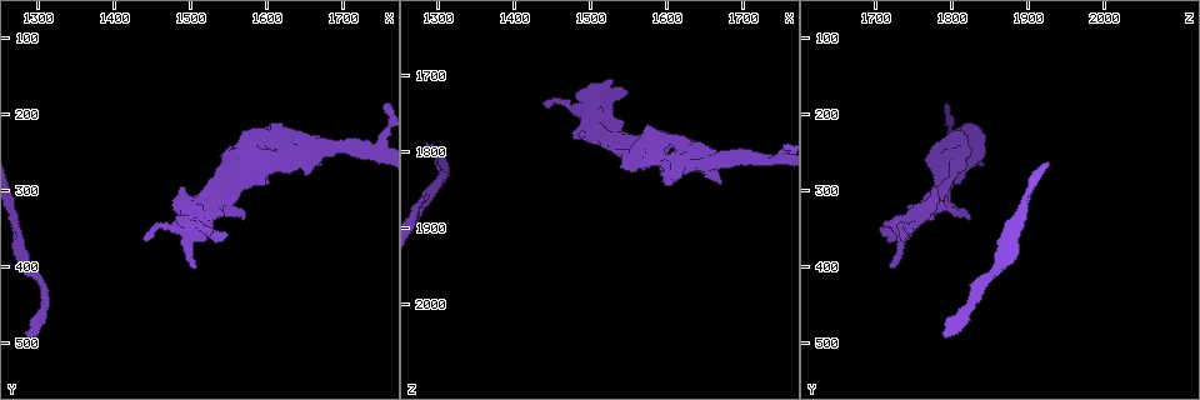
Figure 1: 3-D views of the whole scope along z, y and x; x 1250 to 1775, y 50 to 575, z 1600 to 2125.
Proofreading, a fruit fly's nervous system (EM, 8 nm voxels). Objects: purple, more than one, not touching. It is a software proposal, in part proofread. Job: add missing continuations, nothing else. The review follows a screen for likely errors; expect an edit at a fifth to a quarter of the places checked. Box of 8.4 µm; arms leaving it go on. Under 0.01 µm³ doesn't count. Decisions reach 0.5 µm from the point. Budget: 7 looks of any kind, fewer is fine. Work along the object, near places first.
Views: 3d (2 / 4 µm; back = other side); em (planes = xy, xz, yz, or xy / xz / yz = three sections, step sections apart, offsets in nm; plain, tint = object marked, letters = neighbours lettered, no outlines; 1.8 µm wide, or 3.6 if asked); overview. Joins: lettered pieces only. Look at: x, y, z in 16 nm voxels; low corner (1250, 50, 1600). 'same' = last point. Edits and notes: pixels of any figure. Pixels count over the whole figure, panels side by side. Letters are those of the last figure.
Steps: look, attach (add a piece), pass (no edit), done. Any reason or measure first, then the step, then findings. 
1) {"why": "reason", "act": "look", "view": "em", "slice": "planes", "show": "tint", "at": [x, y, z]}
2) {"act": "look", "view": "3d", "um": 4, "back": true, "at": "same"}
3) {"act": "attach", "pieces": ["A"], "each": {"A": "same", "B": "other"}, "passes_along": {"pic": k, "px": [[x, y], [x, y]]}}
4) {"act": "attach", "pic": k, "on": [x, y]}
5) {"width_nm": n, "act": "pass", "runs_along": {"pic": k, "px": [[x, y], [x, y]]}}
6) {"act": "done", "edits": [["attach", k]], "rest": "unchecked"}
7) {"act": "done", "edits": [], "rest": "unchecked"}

{"why": "an open end", "act": "look", "view": "em", "um": 3.6, "slice": "xy", "step": 4, "show": "tint", "at": [1670, 265, 1835]}

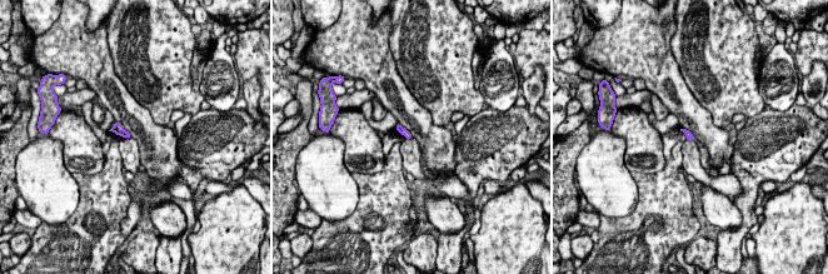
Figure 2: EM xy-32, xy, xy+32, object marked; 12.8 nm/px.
{"why": "another direction", "act": "look", "view": "em", "um": 3.6, "slice": "planes", "show": "letters", "at": "same"}

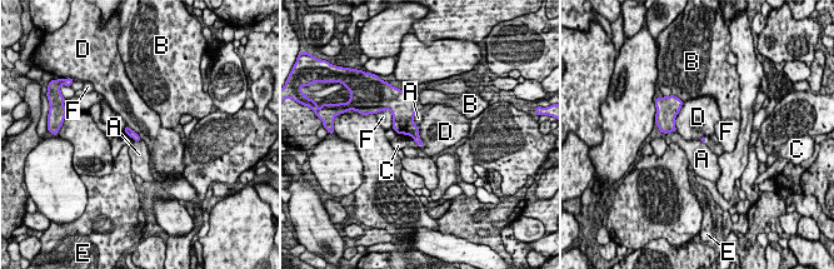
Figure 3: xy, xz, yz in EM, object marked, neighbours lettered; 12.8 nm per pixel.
{"act": "pass", "each": {"A": "other", "B": "other", "C": "other", "D": "other", "E": "other", "F": "other"}, "border": {"pic": 3, "px": [[683, 103], [674, 120], [675, 131]]}, "found": "none of them fits"}

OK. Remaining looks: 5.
{"act": "look", "view": "em", "um": 3.6, "slice": "yz", "step": 16, "show": "letters", "at": [1510, 350, 1710]}

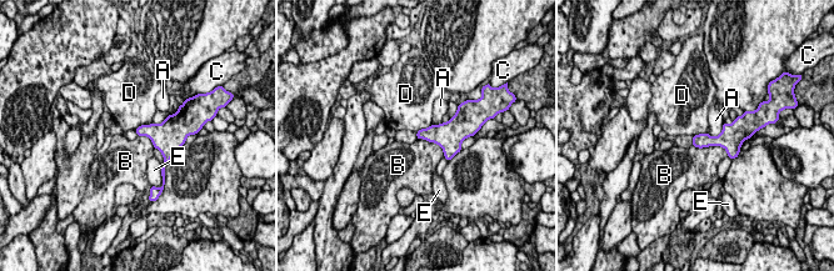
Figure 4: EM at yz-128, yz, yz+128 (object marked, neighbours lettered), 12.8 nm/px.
{"act": "look", "view": "em", "um": 3.6, "slice": "xy", "step": 16, "show": "letters", "at": "same"}

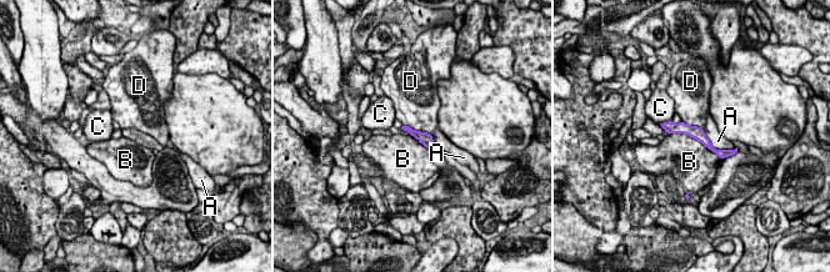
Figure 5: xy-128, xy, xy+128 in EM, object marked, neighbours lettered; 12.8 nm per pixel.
{"act": "pass", "each": {"A": "other", "B": "other", "C": "other", "D": "other"}, "border": {"pic": 5, "px": [[666, 132], [684, 132], [721, 159]]}, "found": "none of them fits"}

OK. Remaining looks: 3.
{"why": "branch stops here", "act": "look", "view": "3d", "um": 2, "at": [1285, 495, 1790]}

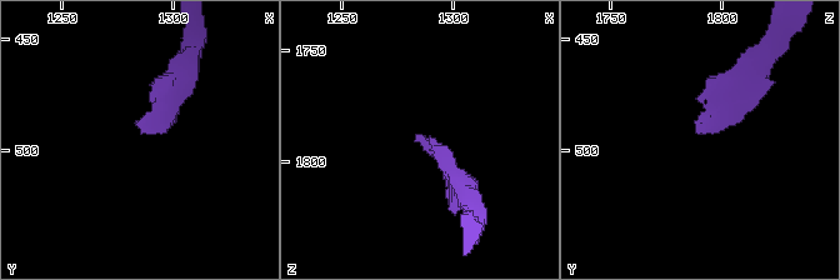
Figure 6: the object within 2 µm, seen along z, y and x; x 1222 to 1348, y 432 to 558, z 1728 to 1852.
{"why": "need the tissue", "act": "look", "view": "em", "slice": "xy", "step": 4, "show": "letters", "at": [1285, 489, 1788]}

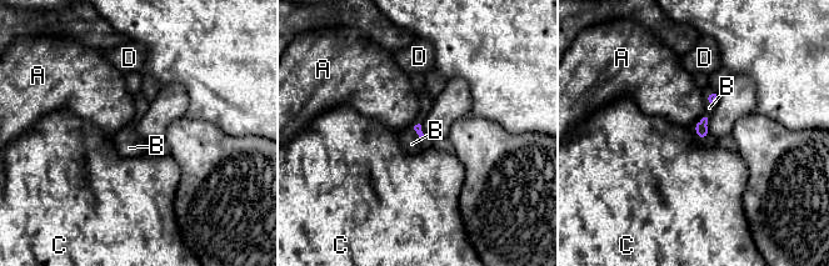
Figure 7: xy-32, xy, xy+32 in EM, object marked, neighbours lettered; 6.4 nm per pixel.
{"act": "look", "view": "em", "slice": "planes", "show": "letters", "at": "same"}

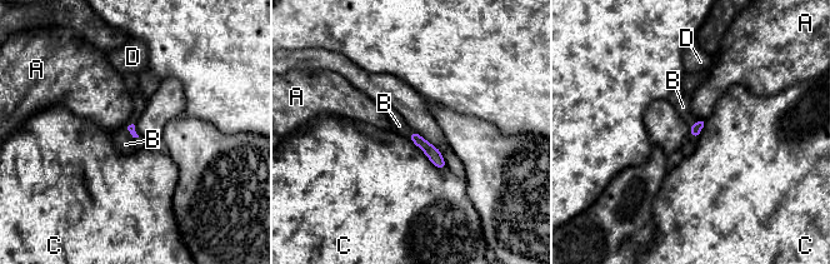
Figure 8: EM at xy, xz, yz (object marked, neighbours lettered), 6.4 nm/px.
{"act": "attach", "pieces": ["B"], "each": {"A": "other", "B": "same", "C": "other", "D": "other"}, "passes_along": {"pic": 8, "px": [[695, 129], [698, 121], [683, 106]]}, "found": "the cell continues"}

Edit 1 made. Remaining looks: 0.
{"act": "done", "edits": [["attach", 8]], "rest": "unchecked"}

